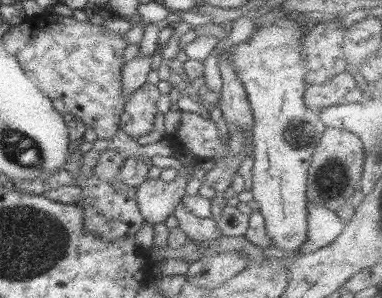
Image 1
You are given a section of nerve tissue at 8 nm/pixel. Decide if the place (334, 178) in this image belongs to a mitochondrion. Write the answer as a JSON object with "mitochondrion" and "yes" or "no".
{"mitochondrion":"yes"}

